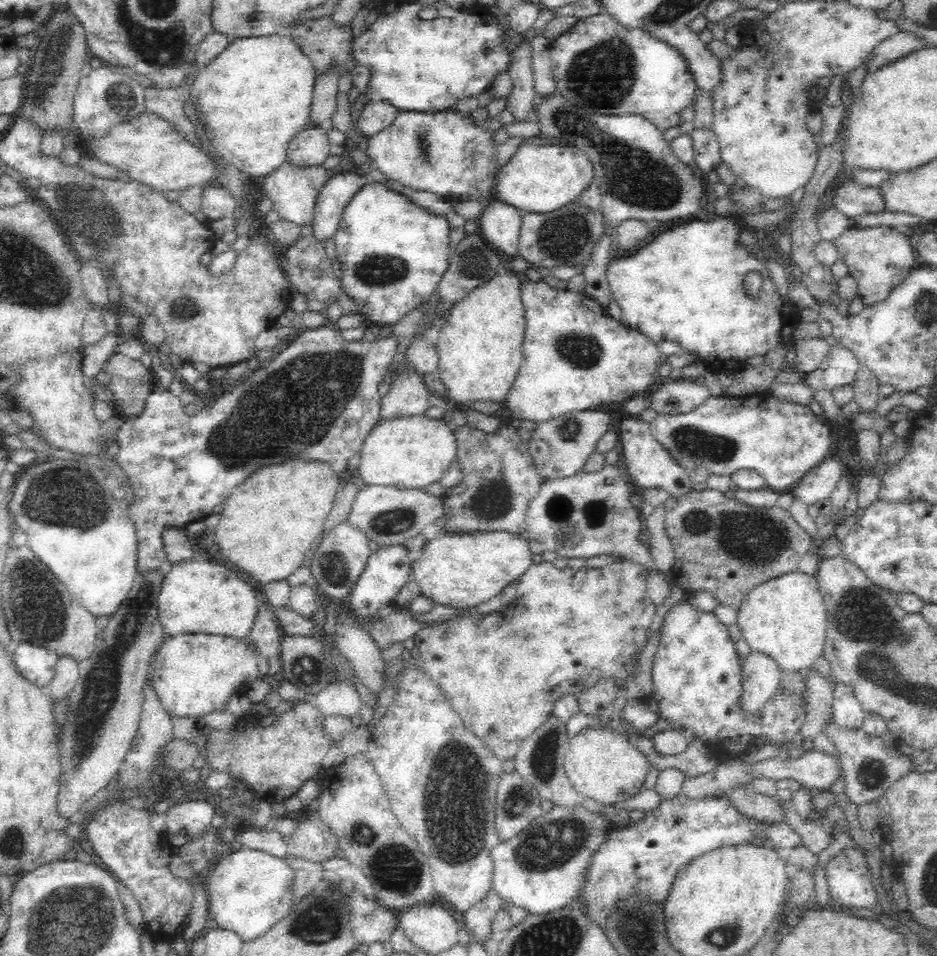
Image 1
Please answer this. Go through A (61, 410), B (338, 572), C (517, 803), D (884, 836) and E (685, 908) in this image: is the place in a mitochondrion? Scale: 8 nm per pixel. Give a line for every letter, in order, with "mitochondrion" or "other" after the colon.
A: other
B: mitochondrion
C: mitochondrion
D: other
E: other

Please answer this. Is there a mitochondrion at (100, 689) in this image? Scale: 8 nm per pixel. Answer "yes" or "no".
yes

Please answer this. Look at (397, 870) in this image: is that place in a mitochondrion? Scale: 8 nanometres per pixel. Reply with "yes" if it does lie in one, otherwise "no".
yes

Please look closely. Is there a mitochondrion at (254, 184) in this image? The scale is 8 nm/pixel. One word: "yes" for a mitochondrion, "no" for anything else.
no

